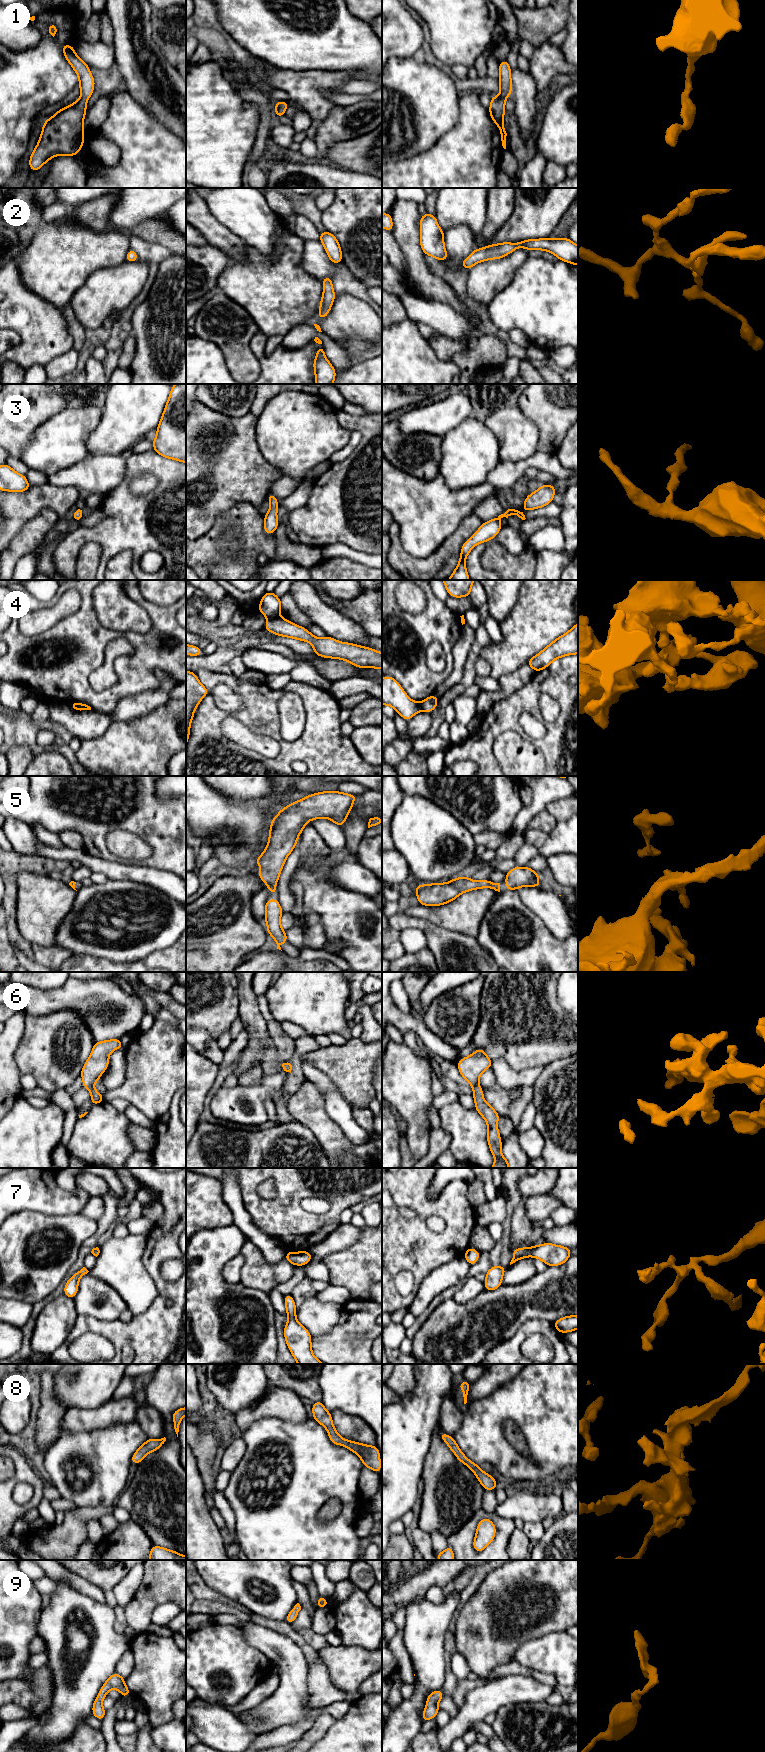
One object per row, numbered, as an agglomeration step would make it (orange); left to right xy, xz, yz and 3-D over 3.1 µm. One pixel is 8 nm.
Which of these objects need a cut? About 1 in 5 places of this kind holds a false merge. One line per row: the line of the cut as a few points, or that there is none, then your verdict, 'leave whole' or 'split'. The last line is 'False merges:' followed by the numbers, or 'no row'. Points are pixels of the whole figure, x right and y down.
1: cut none; leave whole
2: cut none; leave whole
3: cut none; leave whole
4: cut xz (278, 616), (269, 619); split
5: cut none; leave whole
6: cut none; leave whole
7: cut none; leave whole
8: cut none; leave whole
9: cut none; leave whole
False merges: 4

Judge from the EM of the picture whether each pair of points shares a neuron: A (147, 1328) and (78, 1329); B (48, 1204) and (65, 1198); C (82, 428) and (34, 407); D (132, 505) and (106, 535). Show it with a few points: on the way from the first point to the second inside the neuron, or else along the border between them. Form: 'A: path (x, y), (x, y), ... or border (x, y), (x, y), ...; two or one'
A: path (130, 1329), (95, 1327); one
B: path (52, 1201), (61, 1201); one
C: border (66, 407), (44, 420), (35, 430); two
D: path (129, 512), (113, 528); one

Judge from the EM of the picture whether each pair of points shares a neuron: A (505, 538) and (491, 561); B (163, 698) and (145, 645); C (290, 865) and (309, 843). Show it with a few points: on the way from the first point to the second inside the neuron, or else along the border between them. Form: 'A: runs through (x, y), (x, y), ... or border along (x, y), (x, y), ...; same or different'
A: border along (524, 548), (512, 554), (493, 542), (481, 557); different
B: border along (157, 677), (159, 685), (156, 688), (139, 692); different
C: border along (301, 832), (299, 860); different

